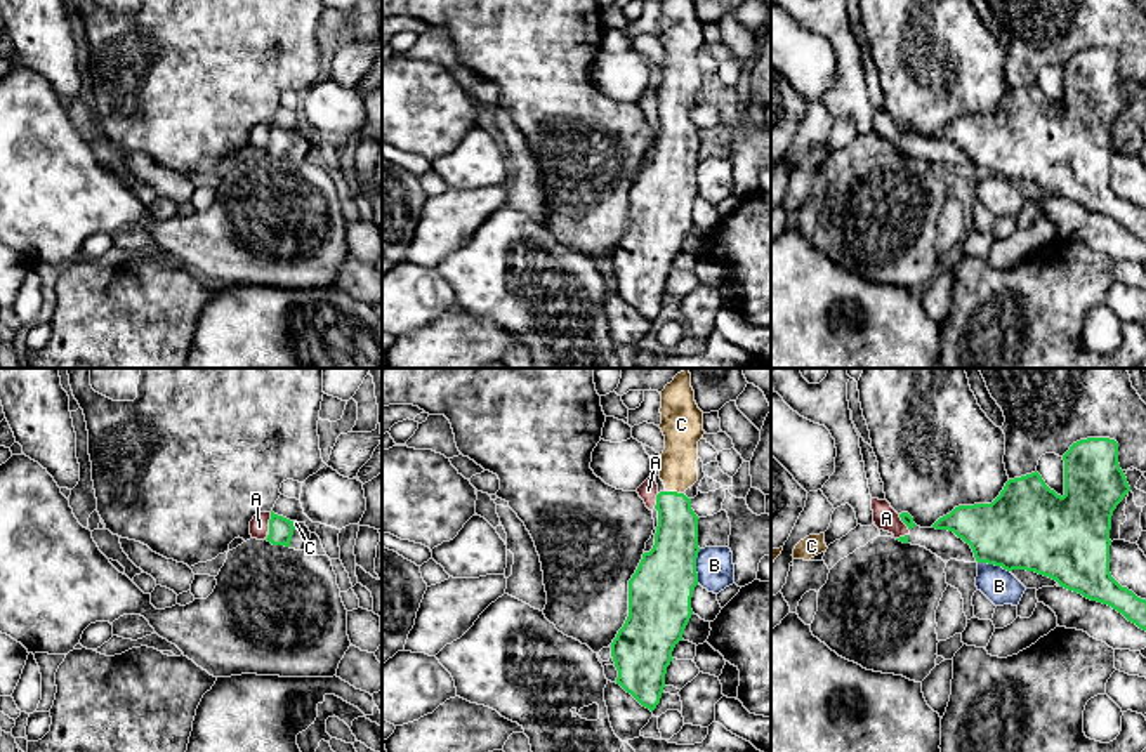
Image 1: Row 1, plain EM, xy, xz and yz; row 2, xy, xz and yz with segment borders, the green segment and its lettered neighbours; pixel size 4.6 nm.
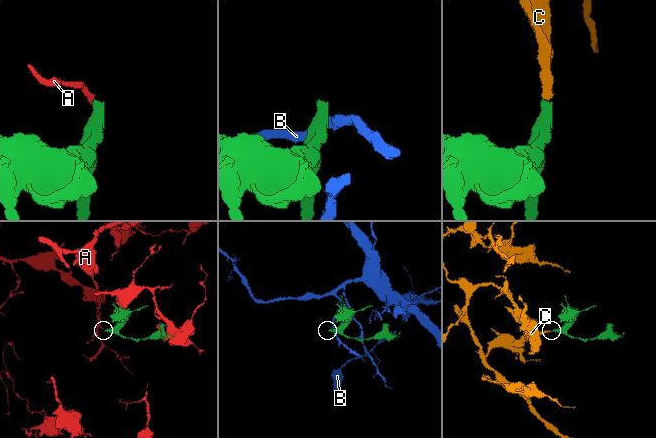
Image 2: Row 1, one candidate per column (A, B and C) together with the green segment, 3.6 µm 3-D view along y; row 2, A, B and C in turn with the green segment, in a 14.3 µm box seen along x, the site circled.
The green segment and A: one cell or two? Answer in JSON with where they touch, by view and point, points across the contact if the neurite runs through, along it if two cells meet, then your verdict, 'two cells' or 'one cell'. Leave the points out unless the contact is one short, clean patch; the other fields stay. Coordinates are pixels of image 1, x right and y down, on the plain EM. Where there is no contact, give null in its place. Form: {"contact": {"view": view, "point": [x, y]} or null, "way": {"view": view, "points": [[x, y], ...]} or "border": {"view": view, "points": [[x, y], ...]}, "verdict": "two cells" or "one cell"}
{"contact": {"view": "xy", "point": [270, 132]}, "border": {"view": "xy", "points": [[271, 124], [268, 141]]}, "verdict": "two cells"}

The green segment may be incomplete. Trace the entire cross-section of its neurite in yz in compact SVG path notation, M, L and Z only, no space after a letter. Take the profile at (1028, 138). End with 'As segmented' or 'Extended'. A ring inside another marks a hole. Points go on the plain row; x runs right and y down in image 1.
M1110 49L1080 50L1070 57L1063 71L1063 108L1050 101L1035 82L1009 90L991 115L958 116L939 129L932 139L953 142L971 156L978 174L1049 188L1068 201L1111 217L1146 241L1146 210L1122 198L1110 184L1111 127L1130 102L1118 75L1118 54Z. As segmented

